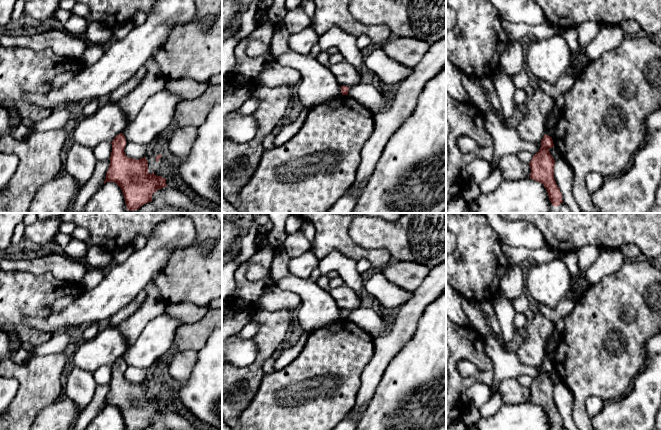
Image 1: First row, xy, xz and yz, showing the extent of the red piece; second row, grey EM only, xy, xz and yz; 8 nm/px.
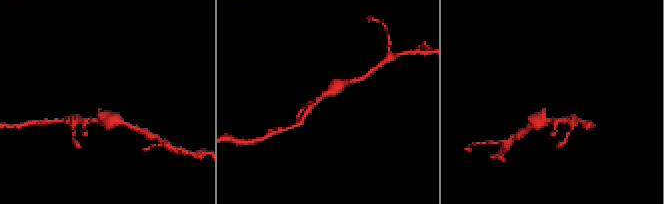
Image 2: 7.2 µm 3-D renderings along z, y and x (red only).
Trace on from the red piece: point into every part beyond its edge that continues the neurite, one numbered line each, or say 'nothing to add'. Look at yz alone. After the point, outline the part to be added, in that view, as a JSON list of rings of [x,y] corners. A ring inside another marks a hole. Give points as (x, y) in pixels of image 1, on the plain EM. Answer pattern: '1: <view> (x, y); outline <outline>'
nothing to add

